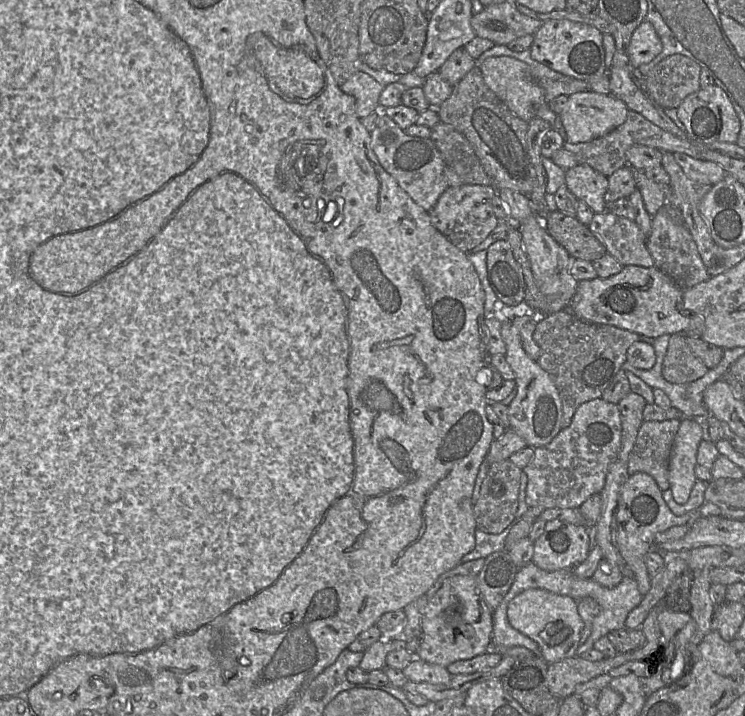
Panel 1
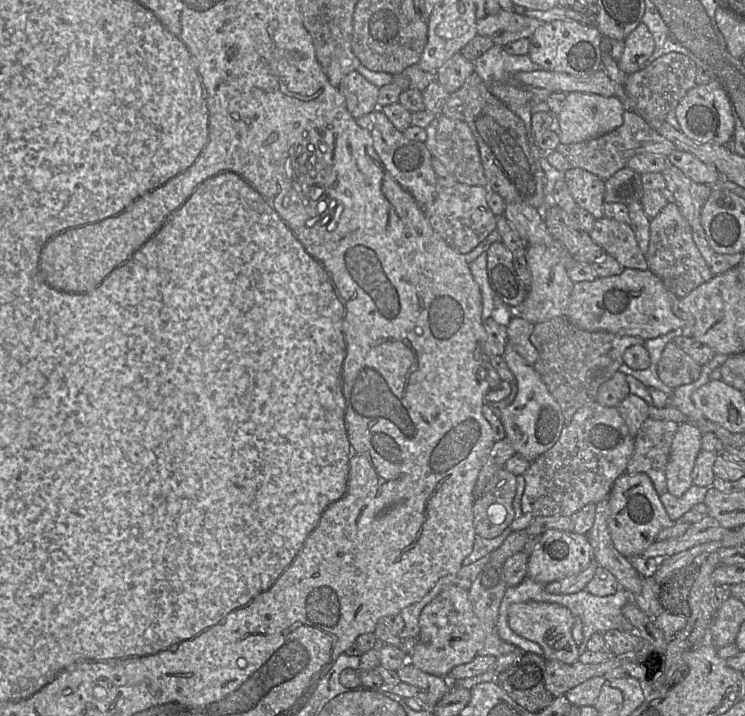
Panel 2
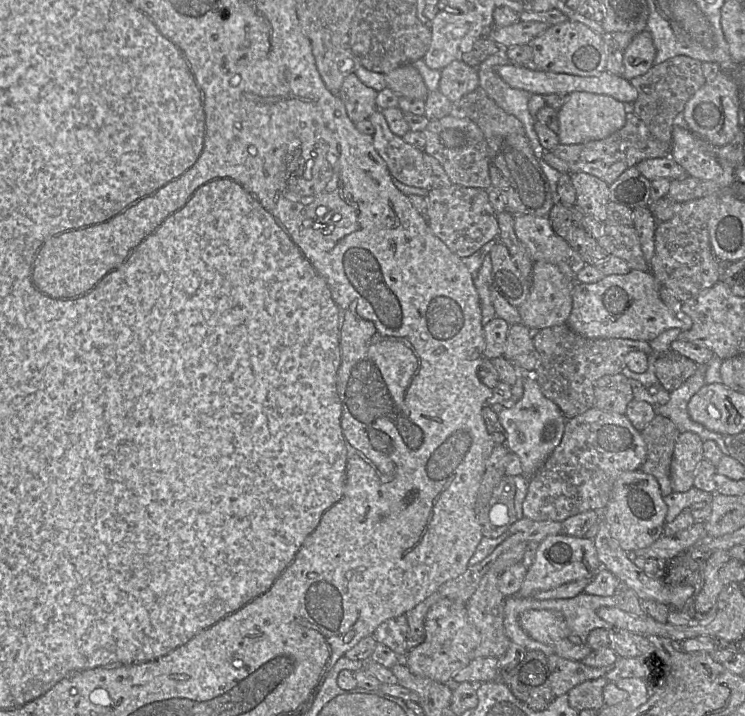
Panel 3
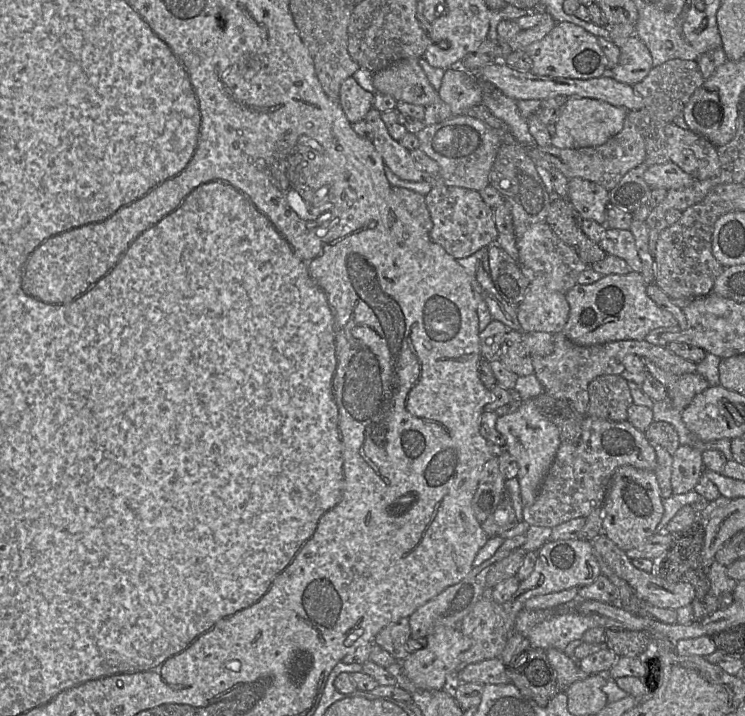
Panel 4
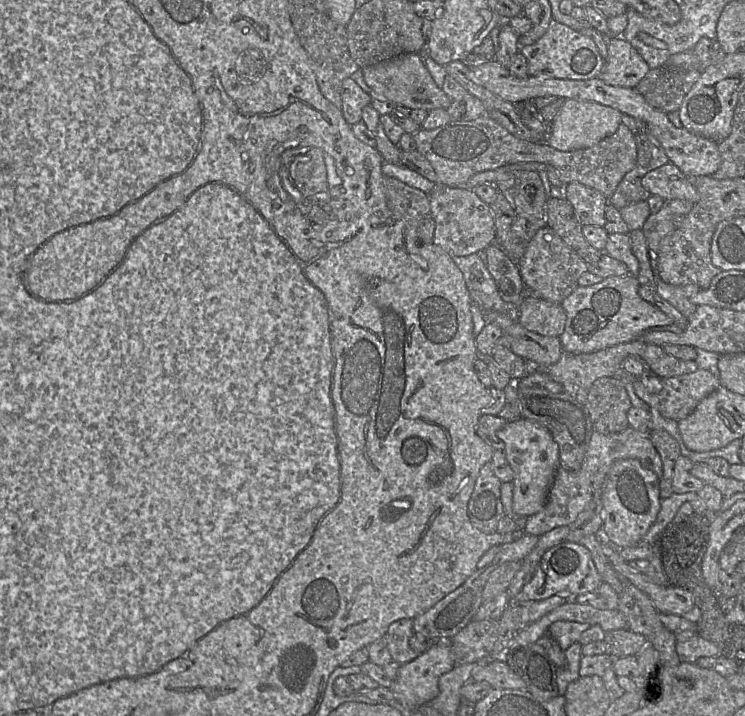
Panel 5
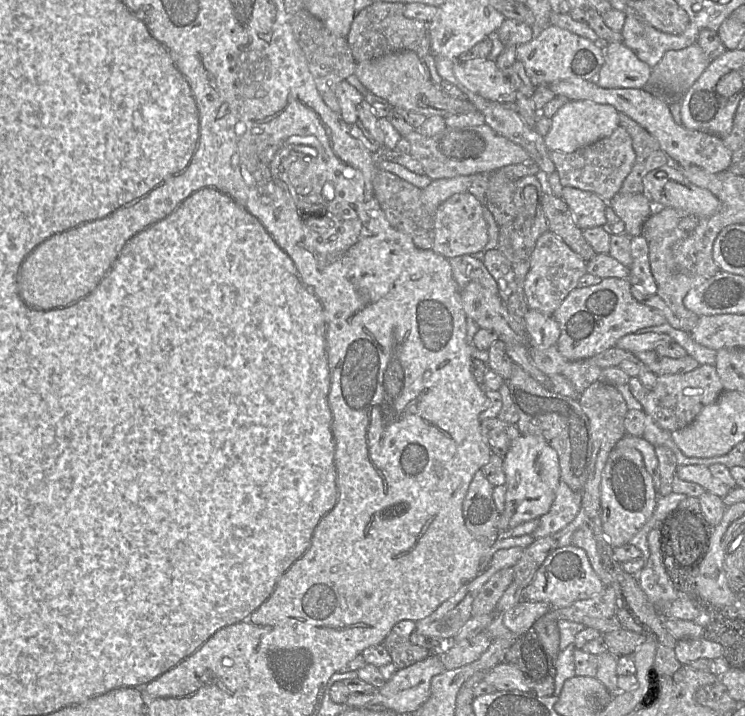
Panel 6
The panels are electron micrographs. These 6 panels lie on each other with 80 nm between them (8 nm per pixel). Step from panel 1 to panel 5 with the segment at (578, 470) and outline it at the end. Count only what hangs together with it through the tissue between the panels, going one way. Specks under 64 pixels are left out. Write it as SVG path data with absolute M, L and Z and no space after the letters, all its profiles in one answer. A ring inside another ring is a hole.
M630 426L621 432L611 434L601 434L594 431L581 469L579 471L569 471L563 467L557 469L547 503L542 511L527 517L525 533L541 536L556 527L570 526L592 500L595 492L603 491L613 463L621 459L637 459L644 468L653 471L658 478L662 474L660 455L648 433L638 432Z

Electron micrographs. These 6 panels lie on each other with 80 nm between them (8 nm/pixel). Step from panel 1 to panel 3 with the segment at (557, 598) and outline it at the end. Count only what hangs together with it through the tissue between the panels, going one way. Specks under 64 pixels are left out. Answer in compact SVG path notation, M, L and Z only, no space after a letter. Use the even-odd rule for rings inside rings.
M529 609L520 615L519 624L527 636L552 647L562 658L582 661L592 651L588 644L574 644L569 640L570 630L558 612Z

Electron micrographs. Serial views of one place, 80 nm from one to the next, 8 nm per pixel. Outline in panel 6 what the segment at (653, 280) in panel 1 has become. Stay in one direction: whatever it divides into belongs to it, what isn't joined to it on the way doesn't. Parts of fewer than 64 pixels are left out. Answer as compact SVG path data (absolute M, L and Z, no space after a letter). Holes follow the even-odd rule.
M611 277L602 279L599 284L584 288L577 287L571 291L552 315L561 331L557 342L559 353L568 361L588 359L615 347L617 341L626 335L637 333L646 327L667 323L666 318L659 311L638 302L633 297L631 289L632 284L628 279Z

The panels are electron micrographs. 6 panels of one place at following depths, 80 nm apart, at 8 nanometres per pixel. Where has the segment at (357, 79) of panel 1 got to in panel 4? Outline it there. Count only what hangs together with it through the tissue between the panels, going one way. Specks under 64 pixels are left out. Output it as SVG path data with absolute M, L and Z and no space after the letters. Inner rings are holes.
M351 76L340 87L339 104L351 124L365 120L373 108L374 95L363 89Z

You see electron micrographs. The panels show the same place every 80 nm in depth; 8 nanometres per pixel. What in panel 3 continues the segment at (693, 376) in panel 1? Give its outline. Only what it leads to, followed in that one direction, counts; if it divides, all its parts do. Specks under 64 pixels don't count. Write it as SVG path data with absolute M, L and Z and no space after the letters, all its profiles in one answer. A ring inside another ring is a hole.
M673 351L661 354L655 362L655 374L668 392L679 388L697 369L694 361Z

